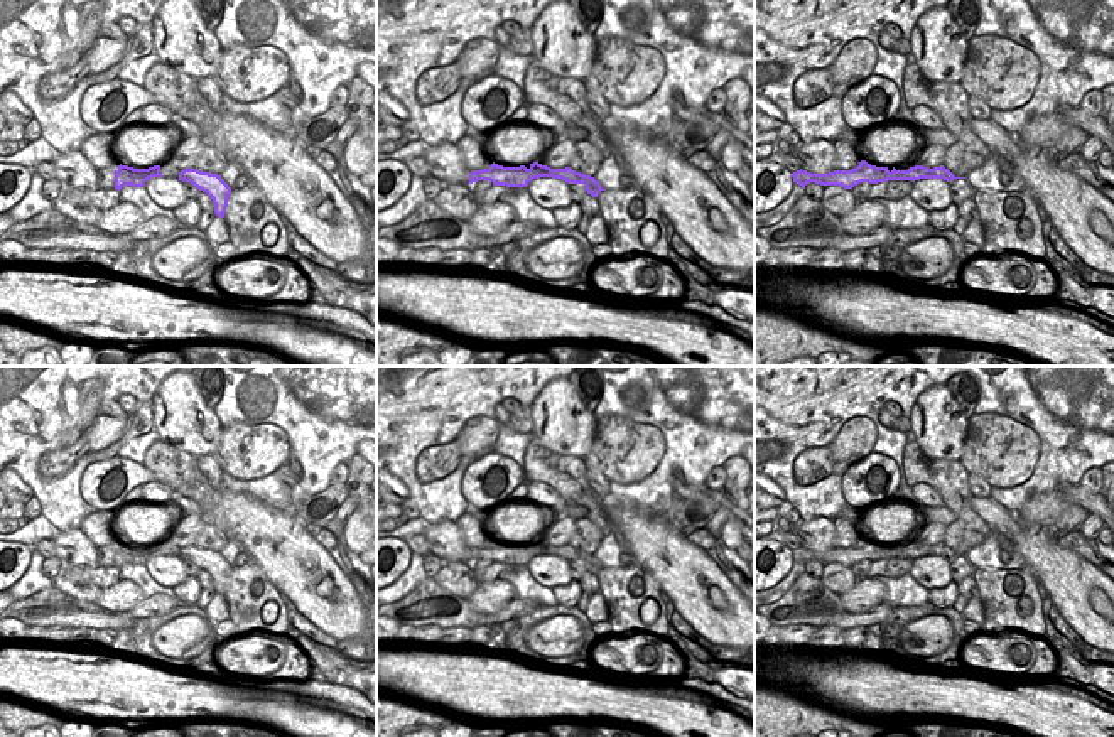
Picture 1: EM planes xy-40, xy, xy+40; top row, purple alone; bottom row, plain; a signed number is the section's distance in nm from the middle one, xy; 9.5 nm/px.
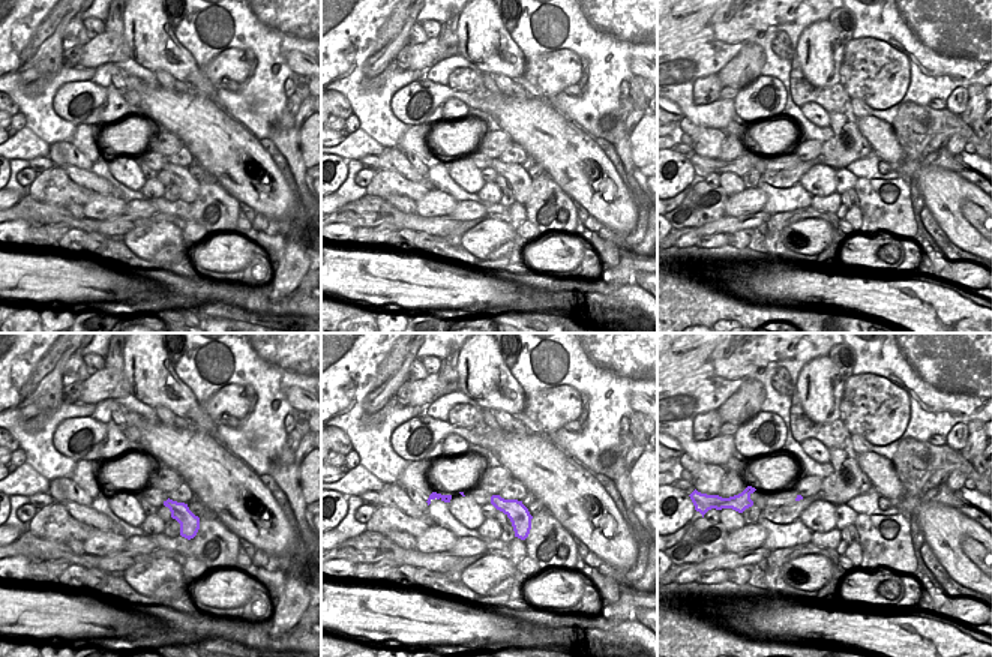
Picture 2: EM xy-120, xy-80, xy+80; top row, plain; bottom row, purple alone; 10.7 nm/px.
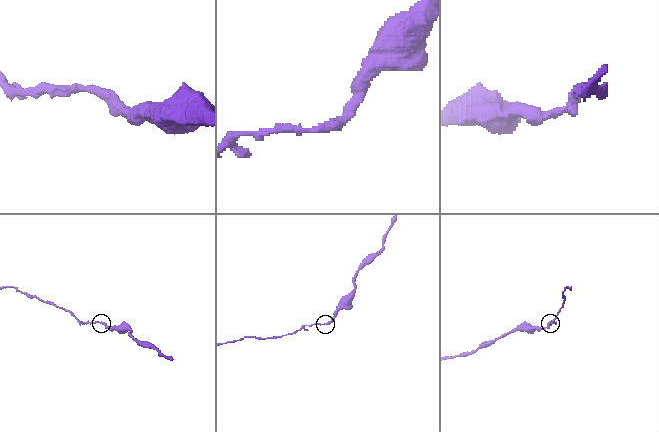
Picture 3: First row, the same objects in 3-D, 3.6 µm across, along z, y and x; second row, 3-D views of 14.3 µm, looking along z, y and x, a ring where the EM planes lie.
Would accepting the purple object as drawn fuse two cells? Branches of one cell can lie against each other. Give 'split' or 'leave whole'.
split

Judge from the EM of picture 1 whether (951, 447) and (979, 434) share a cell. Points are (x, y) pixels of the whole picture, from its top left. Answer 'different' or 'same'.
different

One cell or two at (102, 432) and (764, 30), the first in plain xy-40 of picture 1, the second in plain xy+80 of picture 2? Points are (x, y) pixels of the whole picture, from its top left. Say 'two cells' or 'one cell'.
two cells

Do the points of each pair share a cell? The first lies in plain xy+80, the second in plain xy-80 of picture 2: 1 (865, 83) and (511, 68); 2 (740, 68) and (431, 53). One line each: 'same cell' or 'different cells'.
1: different cells
2: same cell

